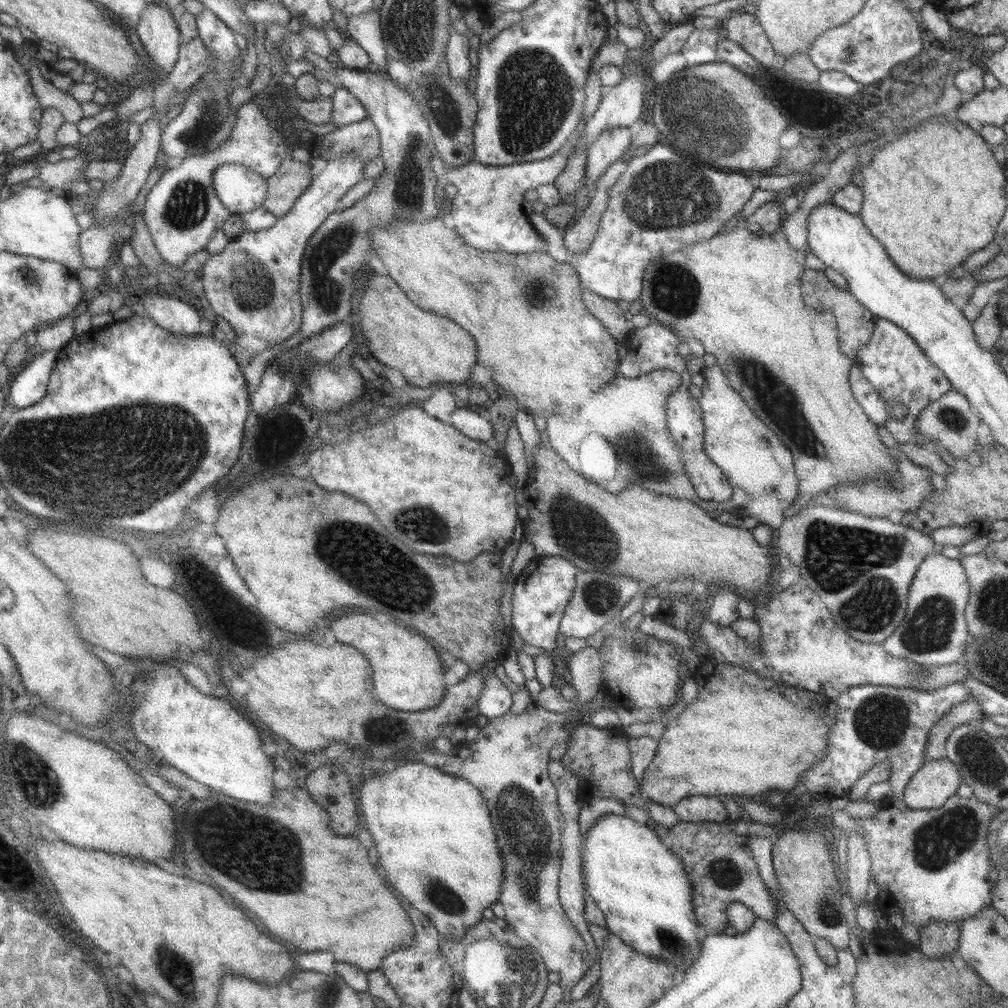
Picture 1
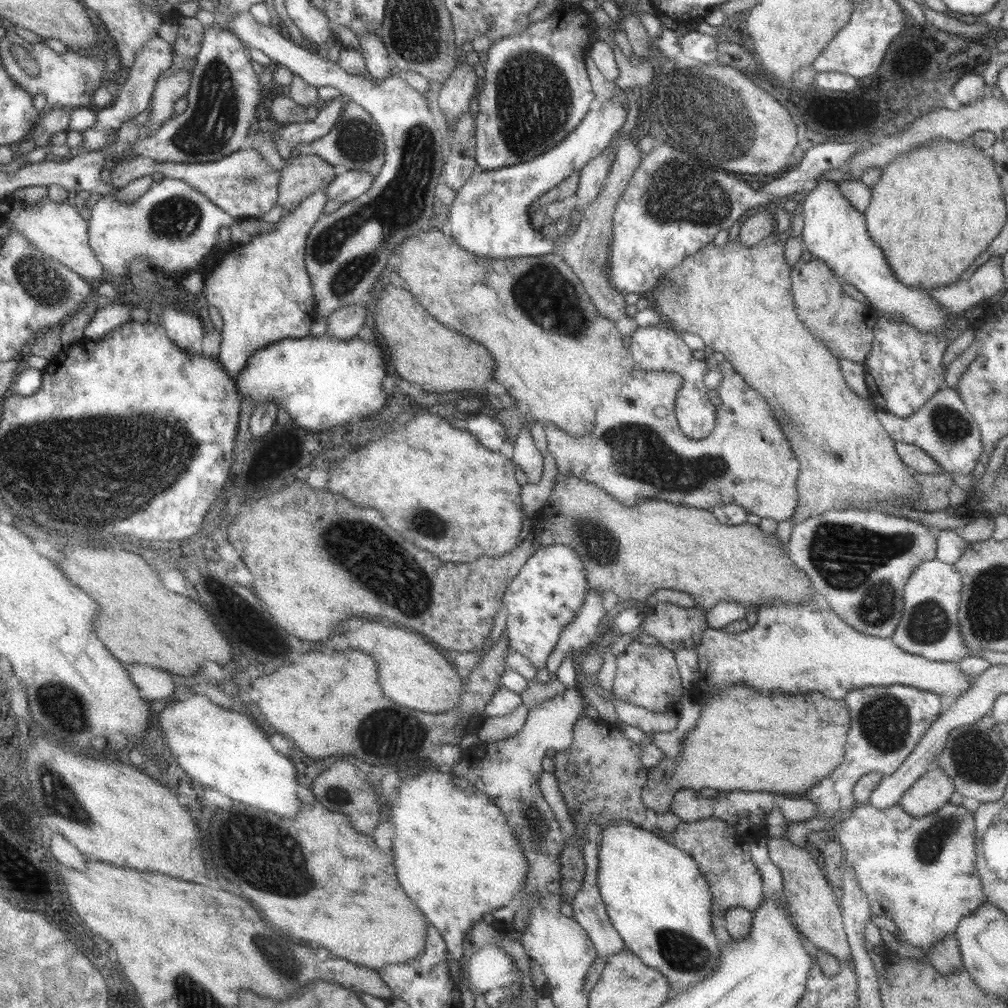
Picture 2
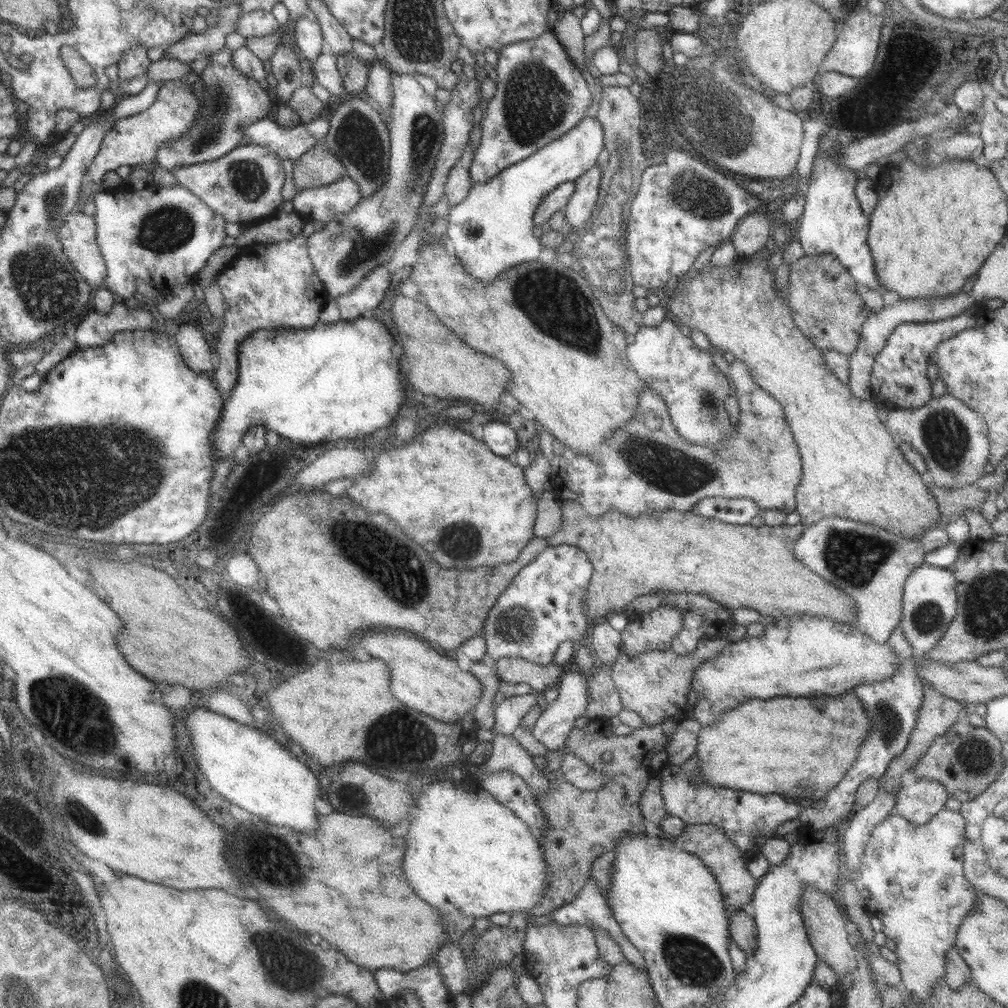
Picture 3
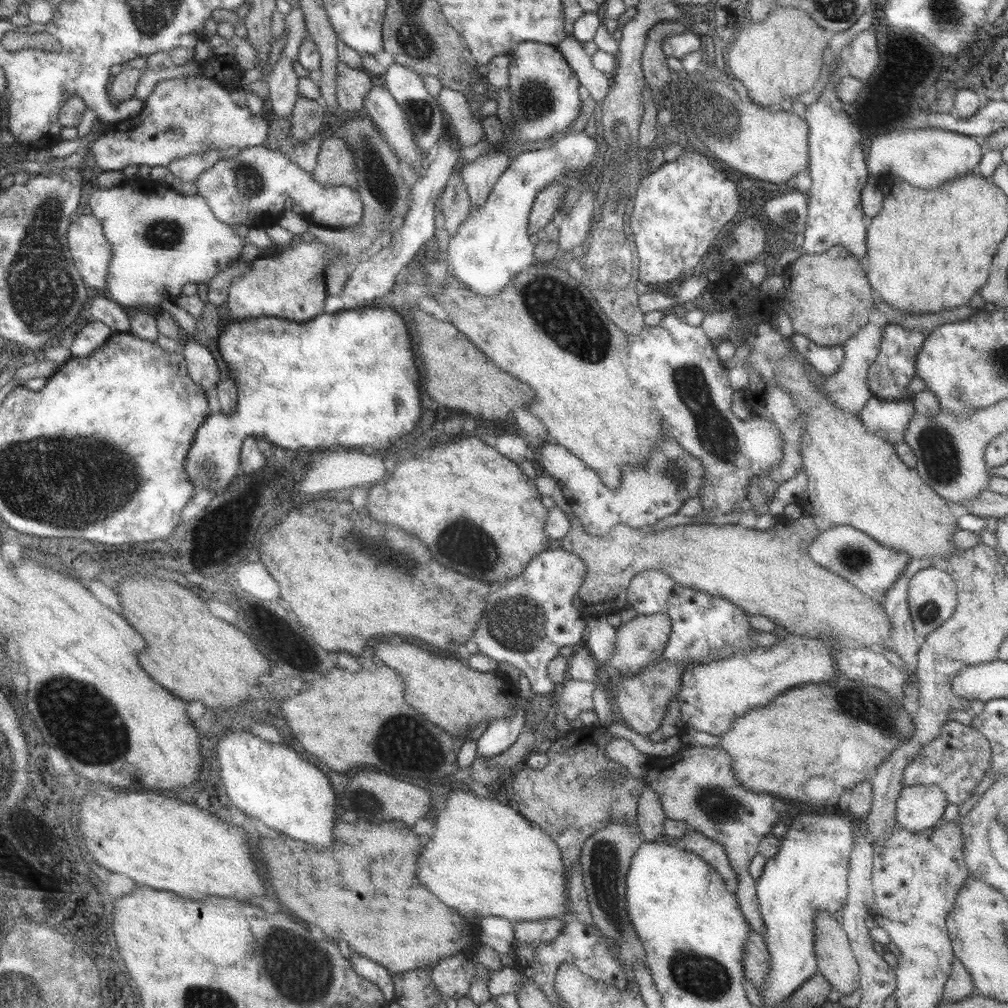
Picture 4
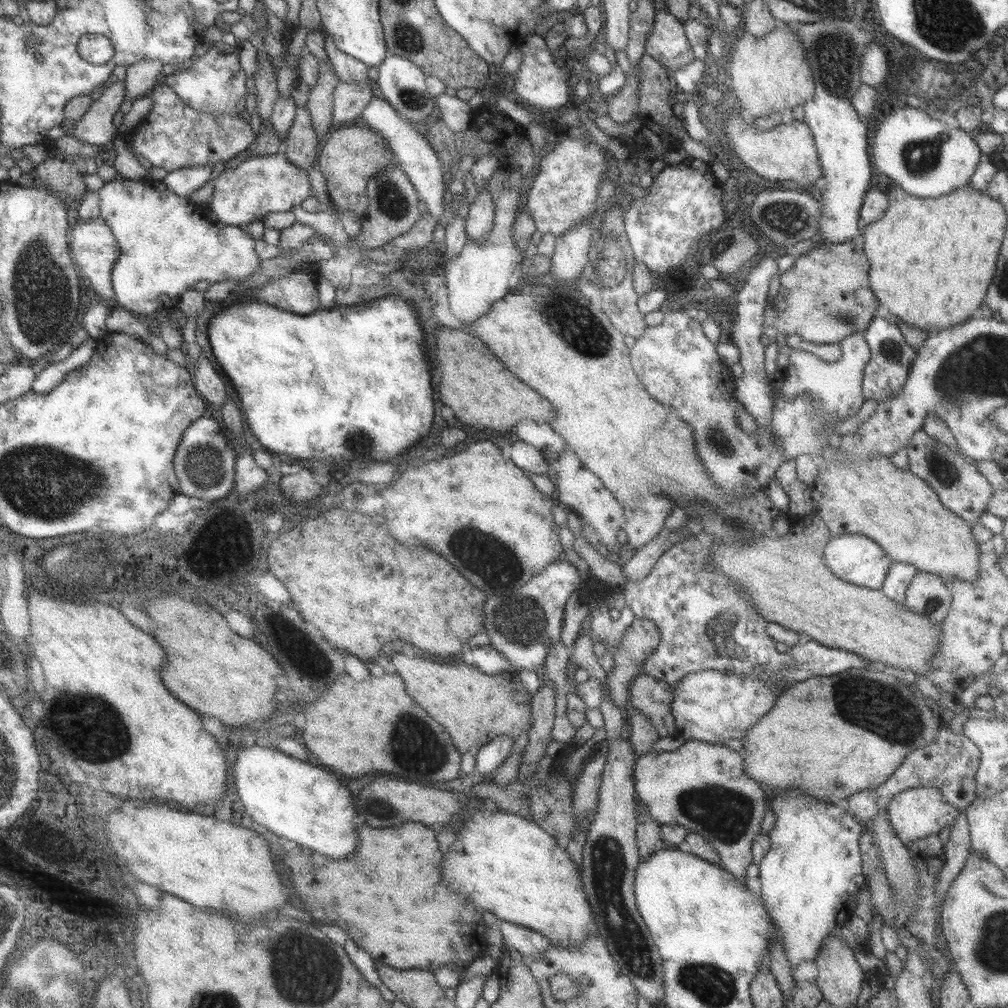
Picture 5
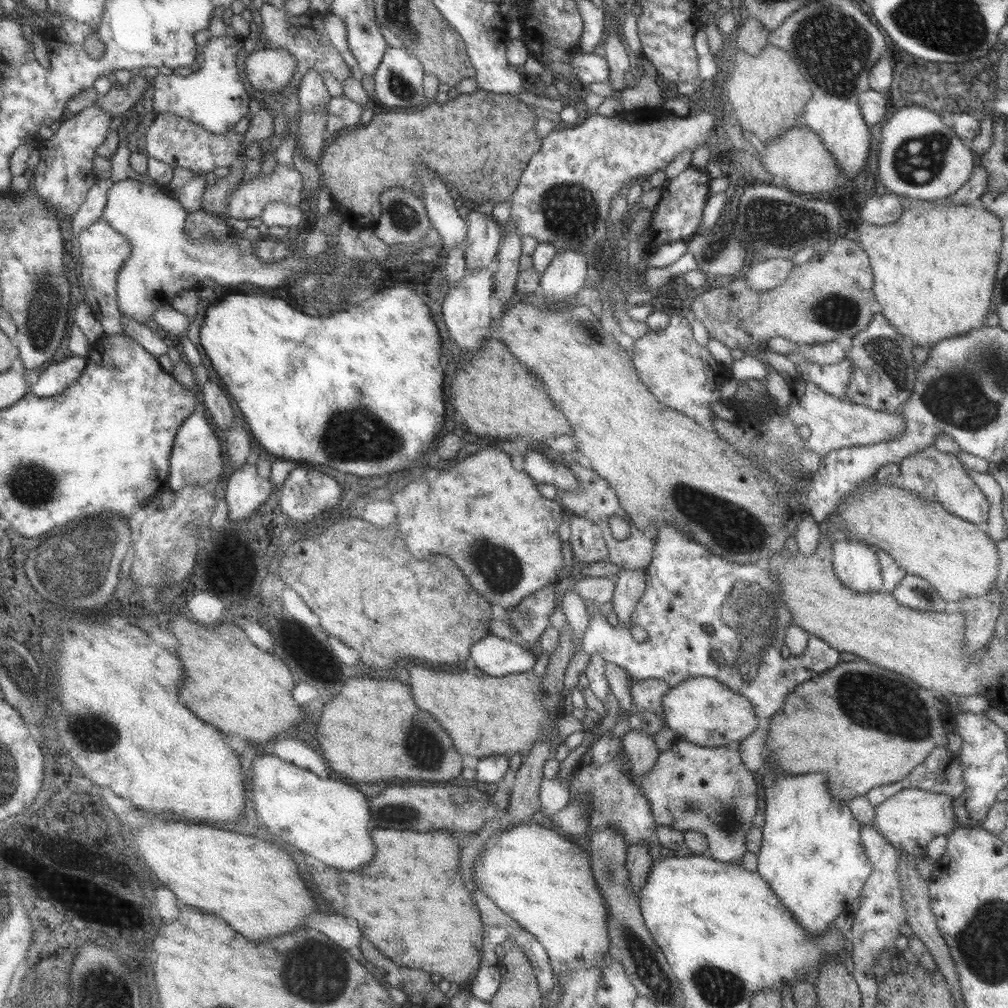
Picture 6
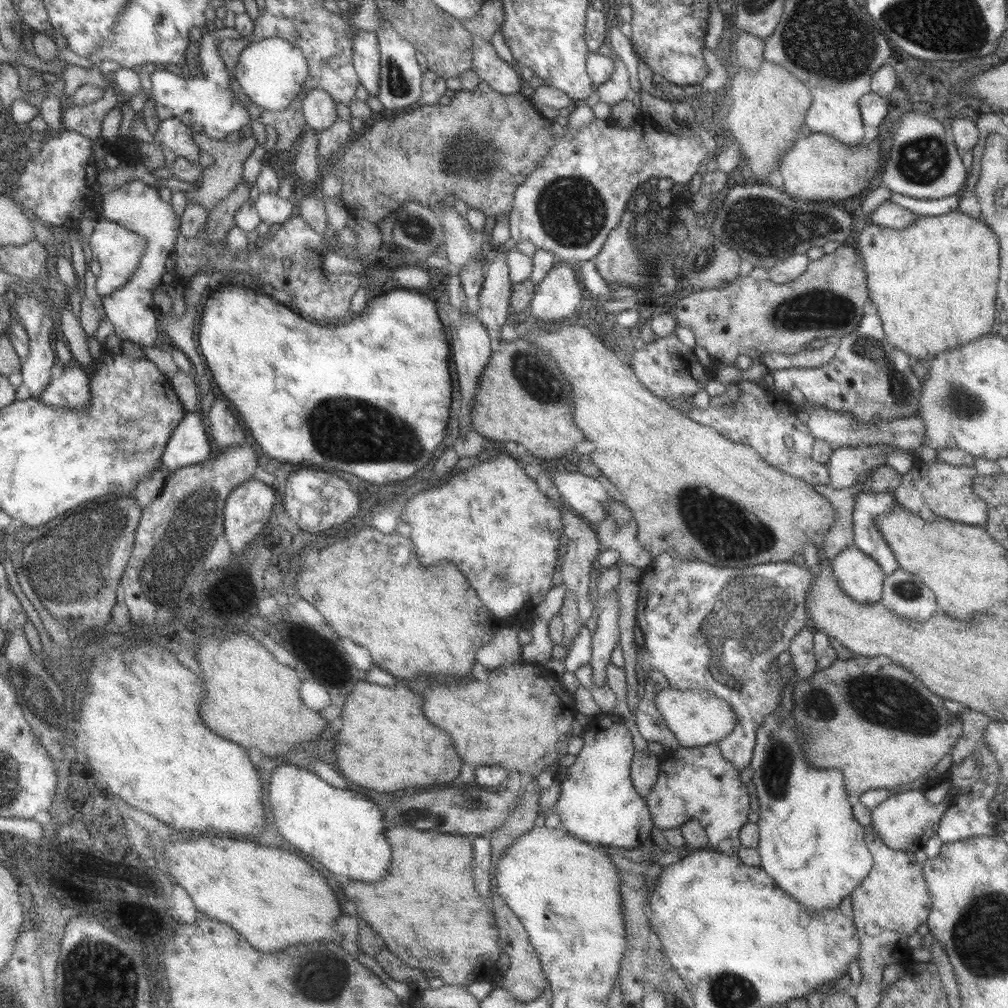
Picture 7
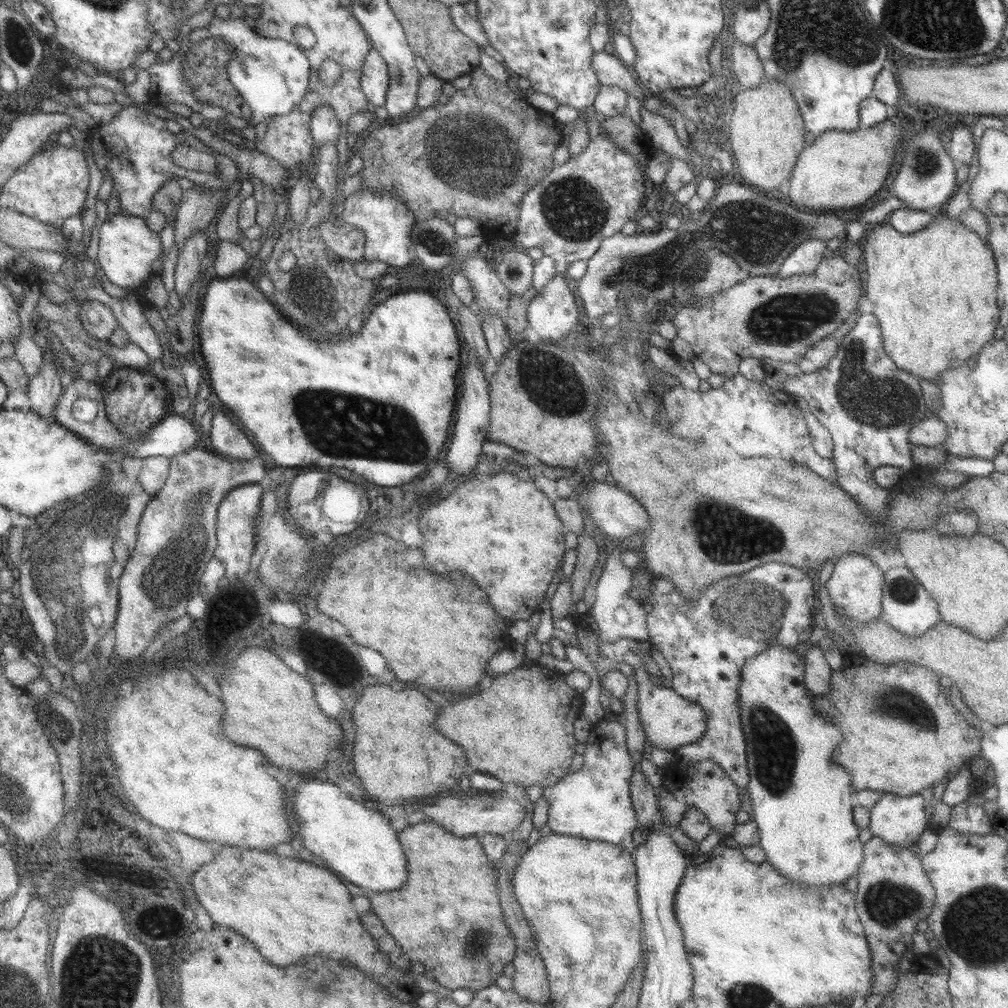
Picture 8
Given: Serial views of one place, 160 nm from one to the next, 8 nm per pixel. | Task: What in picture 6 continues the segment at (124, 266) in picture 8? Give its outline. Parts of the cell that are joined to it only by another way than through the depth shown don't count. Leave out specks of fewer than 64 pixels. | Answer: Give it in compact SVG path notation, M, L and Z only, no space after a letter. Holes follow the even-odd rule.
M101 218L81 233L79 244L81 245L81 258L85 265L83 269L79 270L89 304L95 311L99 322L102 322L107 335L125 334L122 310L119 308L118 278L121 269L132 257L133 247L129 238L115 230L108 220Z

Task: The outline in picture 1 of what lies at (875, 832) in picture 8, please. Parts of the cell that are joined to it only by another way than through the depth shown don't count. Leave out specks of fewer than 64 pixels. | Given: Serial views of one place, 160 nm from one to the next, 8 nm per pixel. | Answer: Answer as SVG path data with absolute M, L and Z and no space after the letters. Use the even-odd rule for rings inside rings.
M946 757L928 758L905 783L901 797L911 810L936 809L956 794L960 784L958 768Z

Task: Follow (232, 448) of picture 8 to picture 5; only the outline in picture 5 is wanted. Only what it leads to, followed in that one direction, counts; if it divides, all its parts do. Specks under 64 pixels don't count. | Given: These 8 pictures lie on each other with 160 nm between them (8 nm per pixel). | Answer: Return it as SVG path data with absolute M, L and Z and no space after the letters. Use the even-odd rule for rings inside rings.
M201 356L195 360L196 387L200 395L209 402L213 413L219 414L227 399L227 384L223 376L209 359Z

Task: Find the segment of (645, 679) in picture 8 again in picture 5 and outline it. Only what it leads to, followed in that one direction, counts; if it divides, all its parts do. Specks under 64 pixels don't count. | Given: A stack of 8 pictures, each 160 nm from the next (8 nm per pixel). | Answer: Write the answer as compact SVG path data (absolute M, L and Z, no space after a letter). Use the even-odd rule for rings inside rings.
M700 670L687 673L679 682L672 685L673 702L671 714L675 723L675 735L684 740L699 740L709 744L722 745L733 738L742 740L748 728L758 721L775 700L785 690L782 678L764 680L756 674L730 674L716 670Z

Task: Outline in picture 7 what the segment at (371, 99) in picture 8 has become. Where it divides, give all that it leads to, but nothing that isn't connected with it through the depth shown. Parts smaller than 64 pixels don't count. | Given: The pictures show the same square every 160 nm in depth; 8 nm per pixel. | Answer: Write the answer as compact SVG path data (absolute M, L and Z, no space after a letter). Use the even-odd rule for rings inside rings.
M355 29L352 40L352 65L358 84L365 88L368 95L377 96L379 89L380 54L375 33L358 32Z

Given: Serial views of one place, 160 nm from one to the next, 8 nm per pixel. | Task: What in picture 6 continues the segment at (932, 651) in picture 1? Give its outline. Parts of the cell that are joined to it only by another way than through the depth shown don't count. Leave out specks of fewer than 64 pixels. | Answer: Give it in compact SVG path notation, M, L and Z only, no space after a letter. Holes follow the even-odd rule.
M905 574L895 590L889 593L901 605L917 611L945 611L946 603L927 581L913 574Z

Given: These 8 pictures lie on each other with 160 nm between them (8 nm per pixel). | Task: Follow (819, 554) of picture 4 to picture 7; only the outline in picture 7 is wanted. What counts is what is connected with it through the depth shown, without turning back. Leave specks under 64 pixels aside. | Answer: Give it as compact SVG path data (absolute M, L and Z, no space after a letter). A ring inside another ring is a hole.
M845 547L841 550L831 562L831 568L833 570L833 577L837 585L839 585L839 589L847 597L863 605L873 605L880 601L885 576L873 559L863 554L857 547Z

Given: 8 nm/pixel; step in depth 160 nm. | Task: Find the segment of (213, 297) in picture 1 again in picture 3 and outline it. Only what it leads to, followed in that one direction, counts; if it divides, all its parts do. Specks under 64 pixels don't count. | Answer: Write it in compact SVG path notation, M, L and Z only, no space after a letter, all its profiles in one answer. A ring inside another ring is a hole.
M299 232L291 240L280 240L263 246L255 246L251 258L245 254L239 255L228 268L218 274L225 300L228 304L226 315L223 318L224 327L222 337L218 344L216 381L222 397L229 400L233 389L236 387L237 376L240 372L239 347L243 340L250 337L256 330L261 329L306 329L315 325L319 320L319 312L323 308L323 283L310 261L309 251L306 247L306 236Z

